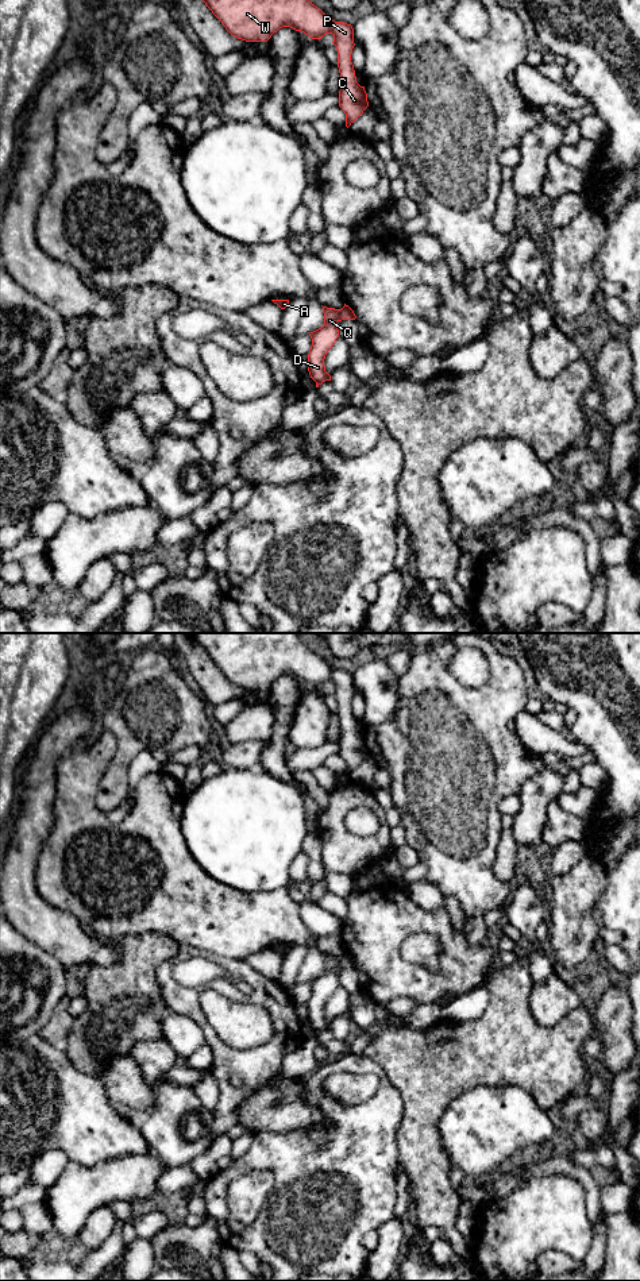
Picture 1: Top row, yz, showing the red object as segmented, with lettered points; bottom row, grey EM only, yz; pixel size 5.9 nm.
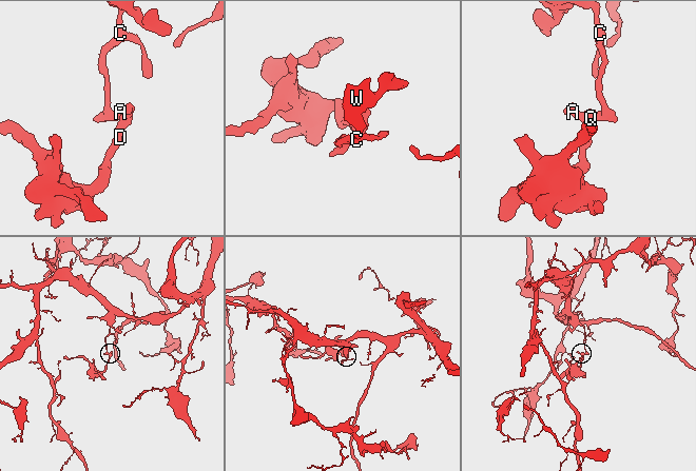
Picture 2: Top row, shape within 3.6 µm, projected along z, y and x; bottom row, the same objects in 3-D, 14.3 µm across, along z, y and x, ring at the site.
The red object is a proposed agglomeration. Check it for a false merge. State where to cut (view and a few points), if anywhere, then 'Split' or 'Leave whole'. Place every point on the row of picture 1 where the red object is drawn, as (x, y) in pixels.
Split along yz (340, 309), (342, 319). Split

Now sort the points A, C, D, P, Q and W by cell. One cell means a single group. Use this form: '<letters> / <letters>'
A D Q / C P W

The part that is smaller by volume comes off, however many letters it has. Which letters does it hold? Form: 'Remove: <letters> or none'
Remove: A, D, Q

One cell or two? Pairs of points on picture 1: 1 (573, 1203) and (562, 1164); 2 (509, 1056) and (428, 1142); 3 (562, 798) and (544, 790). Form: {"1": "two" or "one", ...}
{"1": "two", "2": "one", "3": "two"}

